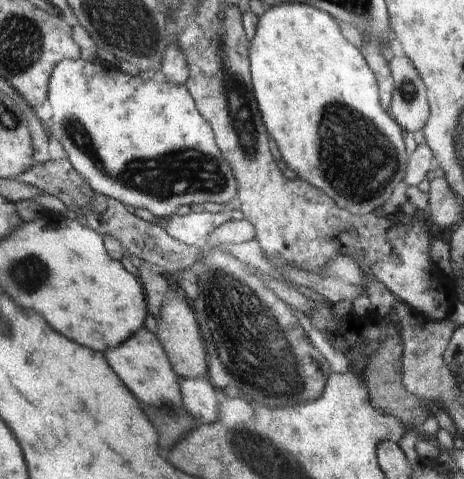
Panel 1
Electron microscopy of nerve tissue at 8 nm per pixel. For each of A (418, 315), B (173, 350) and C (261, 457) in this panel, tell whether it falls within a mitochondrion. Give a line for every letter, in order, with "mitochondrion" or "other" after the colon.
A: other
B: other
C: mitochondrion

